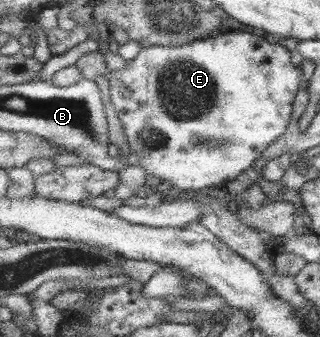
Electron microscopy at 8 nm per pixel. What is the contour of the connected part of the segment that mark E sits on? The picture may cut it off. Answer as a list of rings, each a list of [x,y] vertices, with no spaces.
[[[222,31],[211,38],[202,39],[202,41],[190,43],[190,45],[142,47],[134,59],[126,61],[123,68],[112,71],[108,77],[110,101],[123,126],[123,133],[127,137],[131,153],[137,154],[139,164],[146,170],[146,173],[158,177],[161,181],[169,181],[171,185],[176,185],[182,192],[201,192],[208,187],[222,185],[224,181],[241,179],[242,173],[248,171],[257,159],[263,157],[263,153],[287,132],[290,125],[294,101],[300,91],[304,71],[302,71],[302,67],[292,63],[289,53],[292,51],[277,44],[273,38],[262,38],[252,35],[252,33],[238,33],[238,31],[232,31],[232,33]]]

